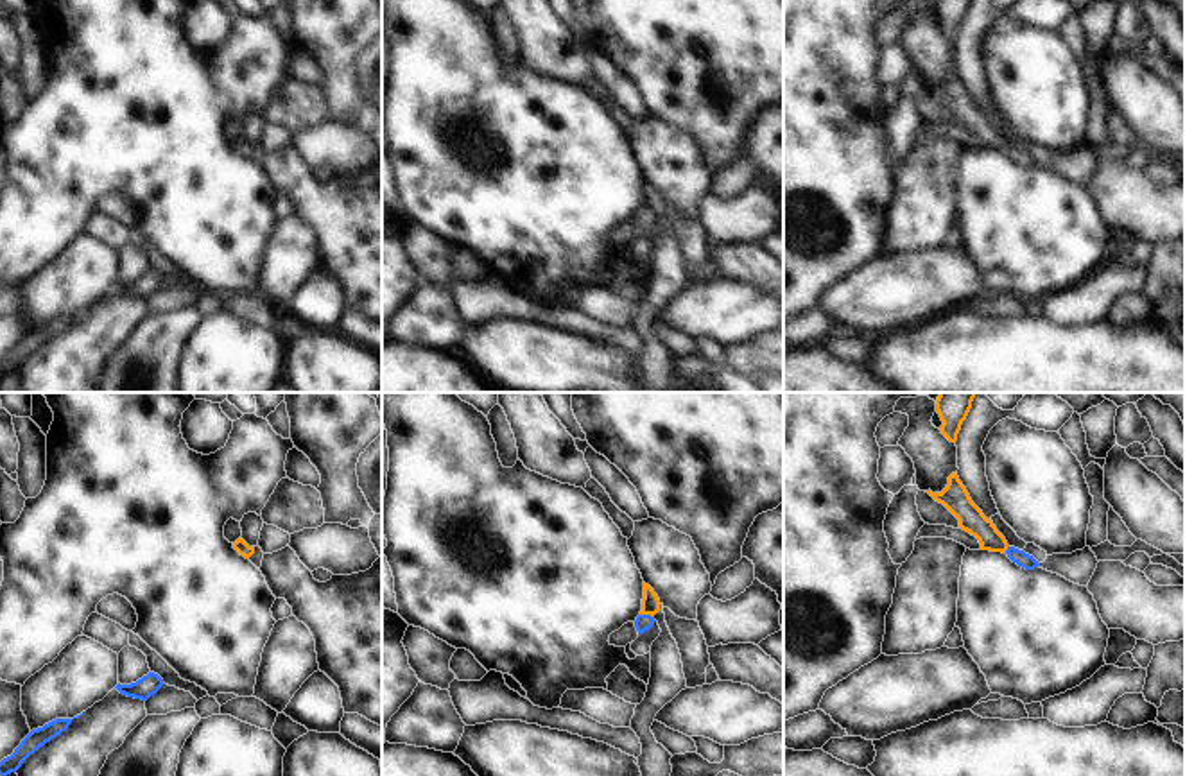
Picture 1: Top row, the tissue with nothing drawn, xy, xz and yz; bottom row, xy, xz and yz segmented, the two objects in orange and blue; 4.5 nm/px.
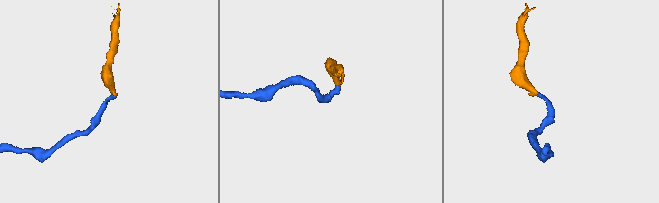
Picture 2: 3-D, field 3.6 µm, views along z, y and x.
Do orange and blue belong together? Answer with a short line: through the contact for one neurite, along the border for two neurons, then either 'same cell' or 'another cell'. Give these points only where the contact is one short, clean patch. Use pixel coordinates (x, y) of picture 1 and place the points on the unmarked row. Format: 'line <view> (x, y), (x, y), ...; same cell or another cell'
line xz (649, 201), (648, 212), (644, 221); same cell

